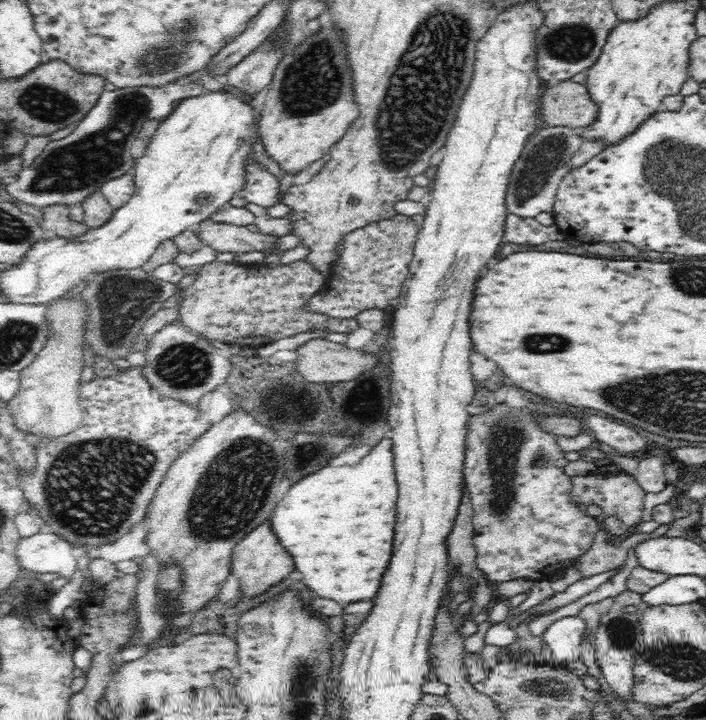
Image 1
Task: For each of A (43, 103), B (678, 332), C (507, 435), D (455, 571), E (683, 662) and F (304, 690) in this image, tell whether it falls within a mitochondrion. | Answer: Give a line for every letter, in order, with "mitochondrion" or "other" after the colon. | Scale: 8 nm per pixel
A: mitochondrion
B: other
C: mitochondrion
D: other
E: mitochondrion
F: mitochondrion

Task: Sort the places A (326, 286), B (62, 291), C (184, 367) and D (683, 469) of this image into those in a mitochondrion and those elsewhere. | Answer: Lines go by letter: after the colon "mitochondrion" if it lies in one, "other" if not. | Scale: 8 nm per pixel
A: other
B: other
C: mitochondrion
D: other

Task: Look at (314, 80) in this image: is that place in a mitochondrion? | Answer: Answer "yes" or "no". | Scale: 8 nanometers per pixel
yes

